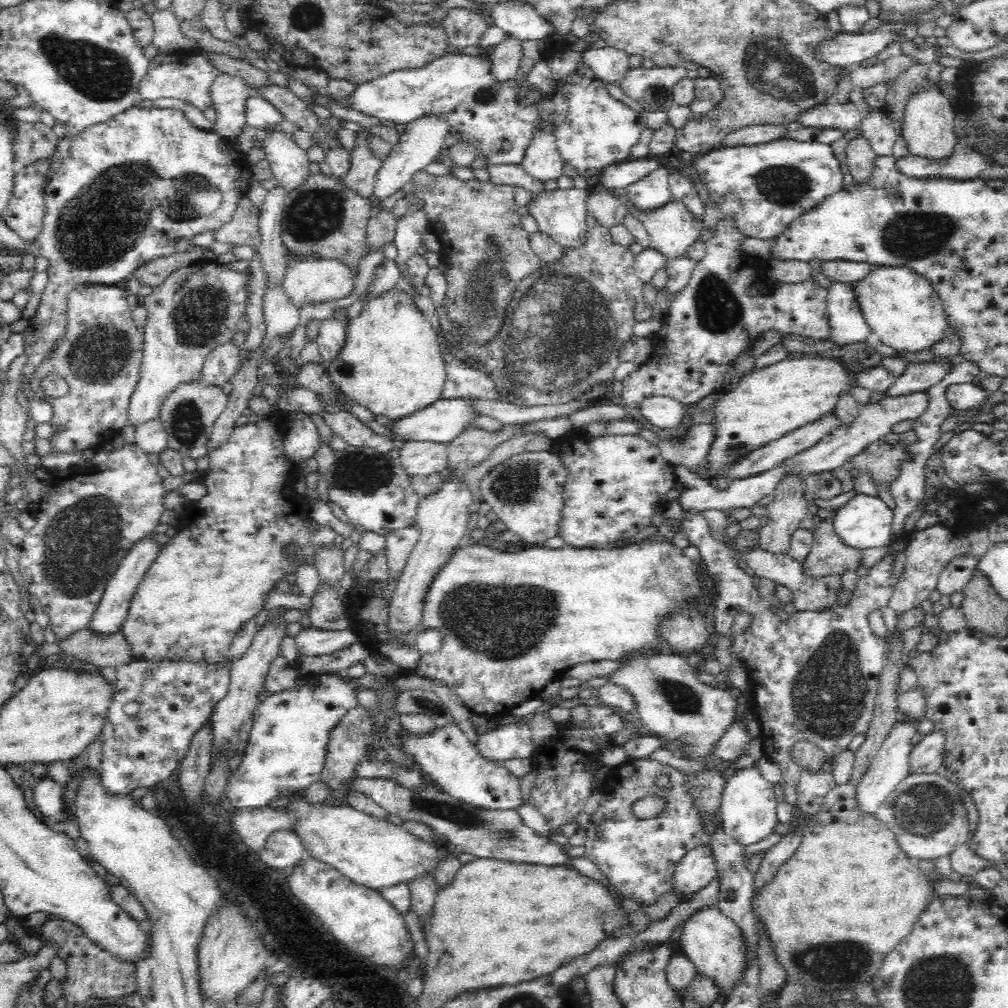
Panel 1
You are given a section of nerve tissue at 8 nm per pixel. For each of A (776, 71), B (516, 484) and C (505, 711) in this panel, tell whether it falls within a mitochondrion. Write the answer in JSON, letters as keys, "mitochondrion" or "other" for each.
{"A":"mitochondrion","B":"mitochondrion","C":"other"}

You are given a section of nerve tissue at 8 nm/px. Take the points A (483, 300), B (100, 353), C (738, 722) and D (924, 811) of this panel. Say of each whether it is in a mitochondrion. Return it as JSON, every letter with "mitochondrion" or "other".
{"A":"mitochondrion","B":"mitochondrion","C":"other","D":"mitochondrion"}

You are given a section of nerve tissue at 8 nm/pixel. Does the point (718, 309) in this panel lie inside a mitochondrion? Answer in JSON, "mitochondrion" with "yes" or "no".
{"mitochondrion":"yes"}

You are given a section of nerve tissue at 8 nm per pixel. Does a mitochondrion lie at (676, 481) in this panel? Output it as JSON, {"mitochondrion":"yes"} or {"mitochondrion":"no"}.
{"mitochondrion":"no"}

